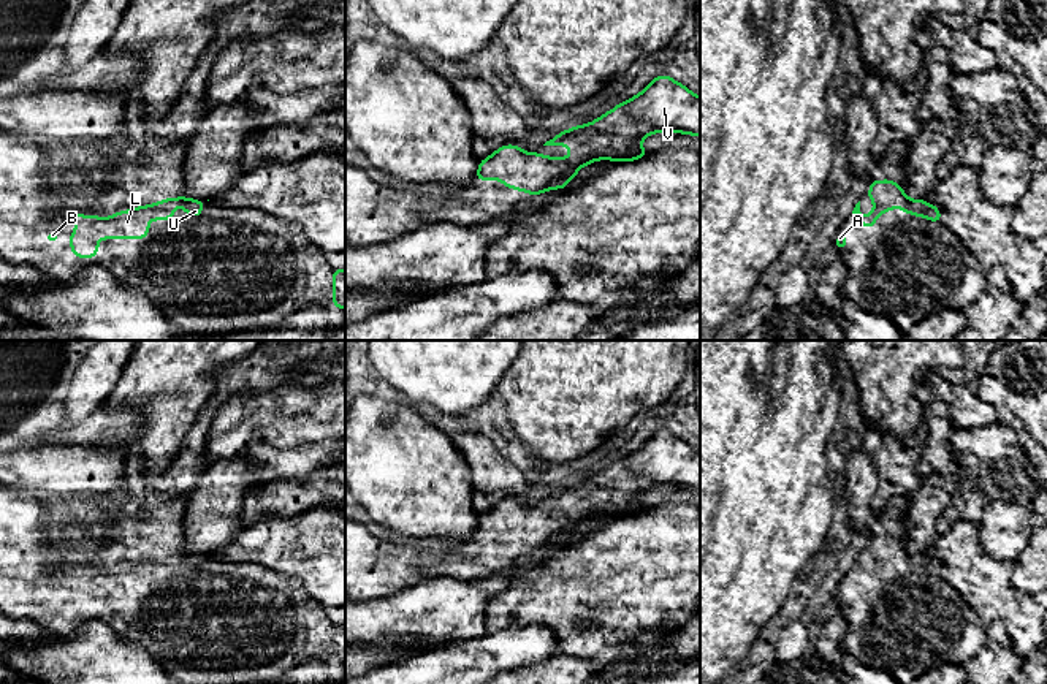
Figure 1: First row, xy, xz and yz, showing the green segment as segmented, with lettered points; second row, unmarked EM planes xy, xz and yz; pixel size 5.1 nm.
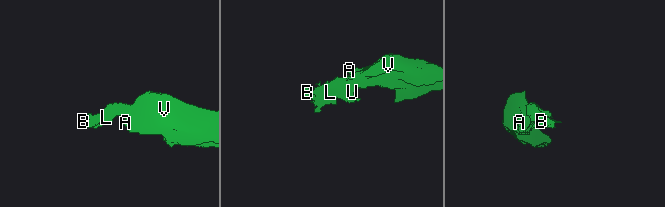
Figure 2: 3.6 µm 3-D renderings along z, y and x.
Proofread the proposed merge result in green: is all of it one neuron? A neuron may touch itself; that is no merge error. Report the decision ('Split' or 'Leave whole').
Leave whole

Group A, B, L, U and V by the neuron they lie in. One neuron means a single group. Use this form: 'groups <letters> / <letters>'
groups A B L U V

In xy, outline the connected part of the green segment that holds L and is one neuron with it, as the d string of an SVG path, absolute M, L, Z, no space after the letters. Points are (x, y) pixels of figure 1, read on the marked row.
M181 195L149 206L119 211L112 217L84 217L81 212L71 212L76 231L70 234L70 249L76 258L97 258L100 239L147 239L150 220L173 220L176 204L185 214L201 217L204 201Z

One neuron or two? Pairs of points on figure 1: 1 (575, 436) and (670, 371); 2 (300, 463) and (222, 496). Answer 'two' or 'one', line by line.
1: one
2: two

